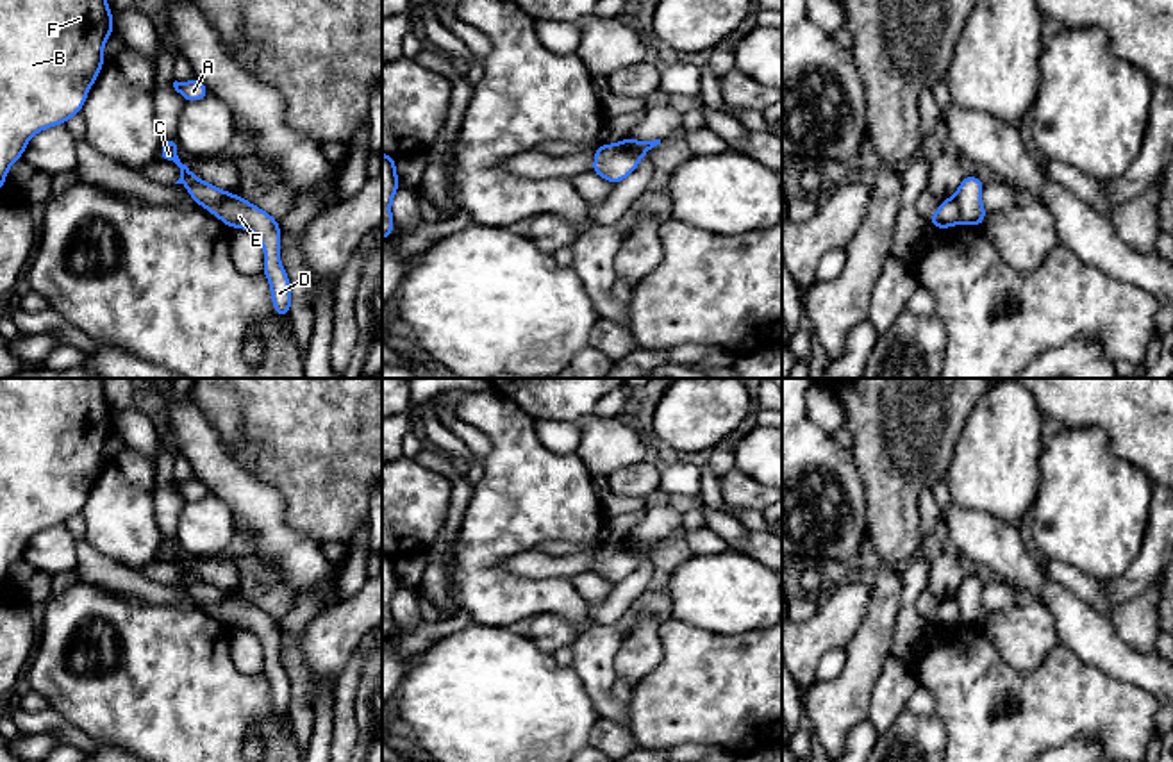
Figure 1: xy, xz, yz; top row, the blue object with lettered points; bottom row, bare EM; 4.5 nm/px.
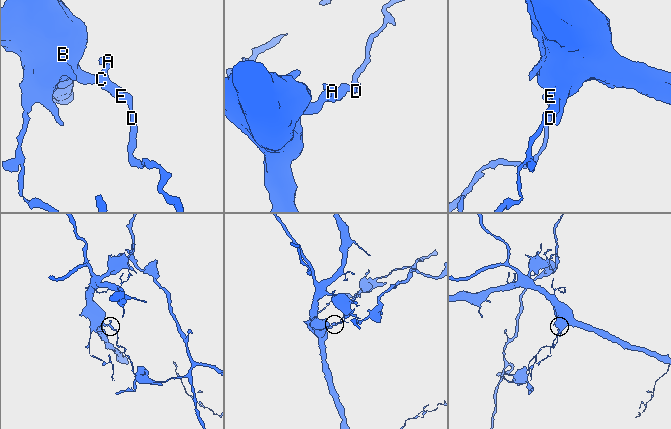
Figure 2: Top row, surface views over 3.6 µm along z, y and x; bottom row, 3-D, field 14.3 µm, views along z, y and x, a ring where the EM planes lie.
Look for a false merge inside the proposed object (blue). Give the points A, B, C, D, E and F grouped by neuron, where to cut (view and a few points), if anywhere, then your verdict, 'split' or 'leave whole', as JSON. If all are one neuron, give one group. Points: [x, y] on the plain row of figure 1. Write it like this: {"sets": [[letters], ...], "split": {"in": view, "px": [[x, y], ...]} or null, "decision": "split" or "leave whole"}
{"sets": [["A", "B", "C", "F"], ["D", "E"]], "split": {"in": "xy", "px": [[238, 595], [207, 609]]}, "decision": "split"}

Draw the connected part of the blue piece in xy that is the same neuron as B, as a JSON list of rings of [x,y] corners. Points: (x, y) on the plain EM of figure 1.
[[[0,378],[0,589],[32,535],[82,512],[112,432],[104,378]]]

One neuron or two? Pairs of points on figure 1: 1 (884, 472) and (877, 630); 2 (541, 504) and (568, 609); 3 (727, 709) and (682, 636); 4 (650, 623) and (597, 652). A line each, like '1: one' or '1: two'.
1: one
2: one
3: one
4: two

